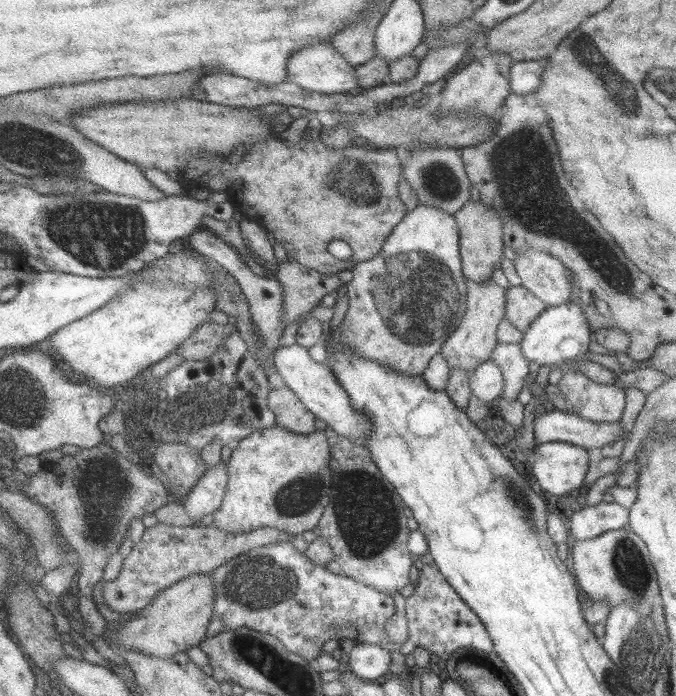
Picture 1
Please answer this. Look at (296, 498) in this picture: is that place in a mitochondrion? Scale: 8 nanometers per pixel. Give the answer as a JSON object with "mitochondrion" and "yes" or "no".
{"mitochondrion":"yes"}

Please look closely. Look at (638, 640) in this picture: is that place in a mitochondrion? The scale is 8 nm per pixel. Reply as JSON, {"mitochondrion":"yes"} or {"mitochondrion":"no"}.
{"mitochondrion":"yes"}

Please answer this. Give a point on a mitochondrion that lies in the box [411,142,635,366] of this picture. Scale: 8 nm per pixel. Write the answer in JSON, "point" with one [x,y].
{"point":[440,181]}

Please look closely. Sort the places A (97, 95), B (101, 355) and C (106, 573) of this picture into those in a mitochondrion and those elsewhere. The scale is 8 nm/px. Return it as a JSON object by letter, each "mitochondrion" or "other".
{"A":"other","B":"other","C":"other"}

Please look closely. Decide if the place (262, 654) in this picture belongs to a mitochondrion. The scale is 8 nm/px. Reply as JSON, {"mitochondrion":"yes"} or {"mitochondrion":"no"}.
{"mitochondrion":"yes"}

